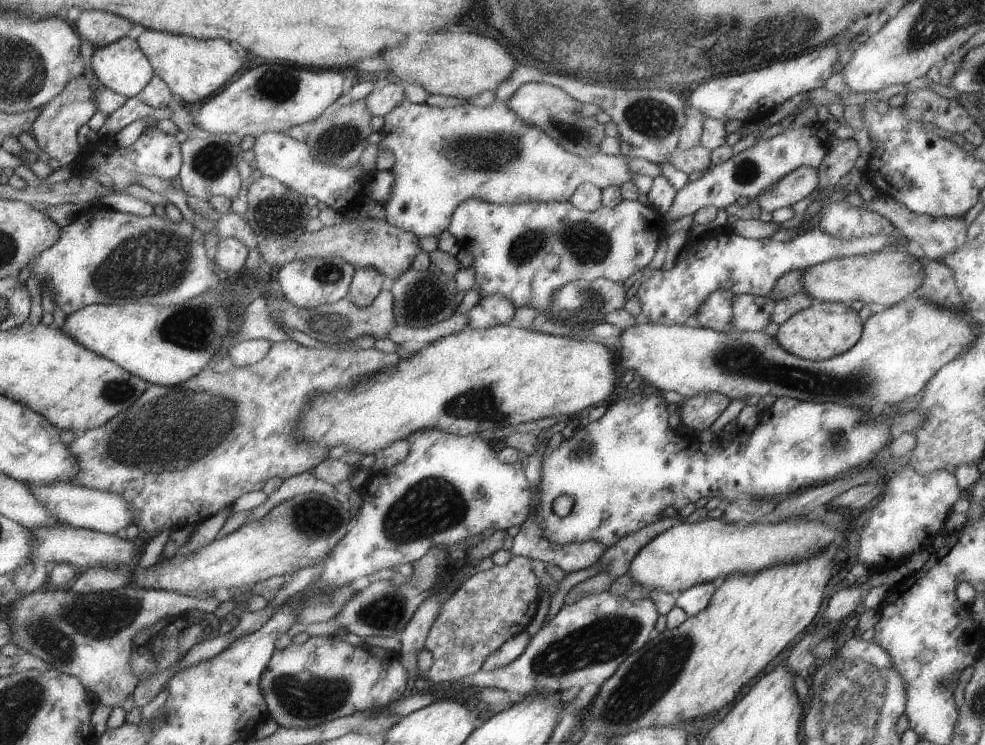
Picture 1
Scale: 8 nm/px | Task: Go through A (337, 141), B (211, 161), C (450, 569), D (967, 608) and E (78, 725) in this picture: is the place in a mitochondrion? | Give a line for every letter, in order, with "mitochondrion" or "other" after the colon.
A: mitochondrion
B: mitochondrion
C: other
D: other
E: other

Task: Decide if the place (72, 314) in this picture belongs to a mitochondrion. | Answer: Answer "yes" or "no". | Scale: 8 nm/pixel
no

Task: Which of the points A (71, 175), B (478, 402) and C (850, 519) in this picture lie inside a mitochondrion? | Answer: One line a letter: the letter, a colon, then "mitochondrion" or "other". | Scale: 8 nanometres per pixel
A: other
B: mitochondrion
C: other

